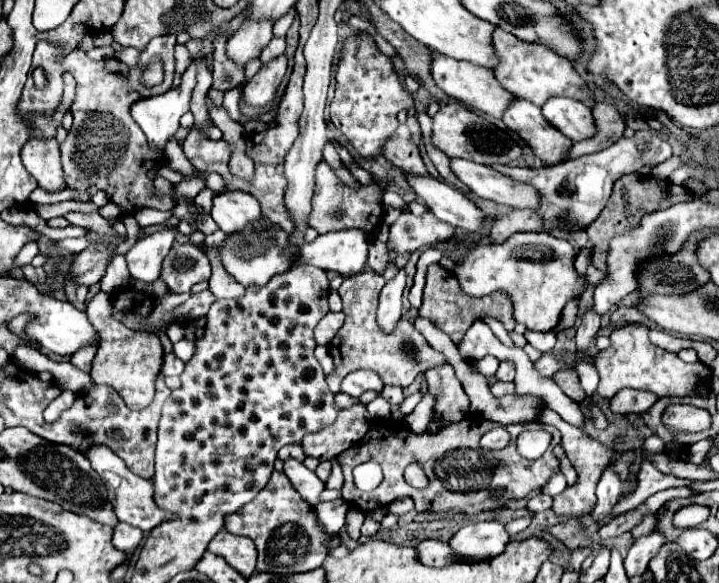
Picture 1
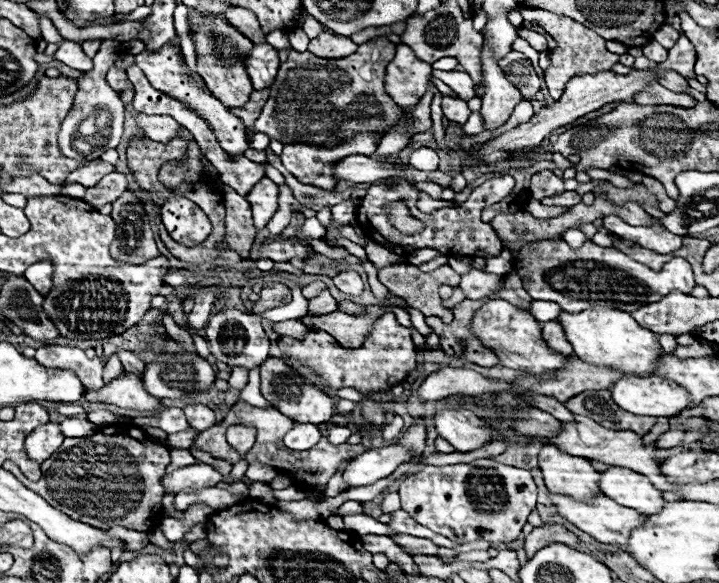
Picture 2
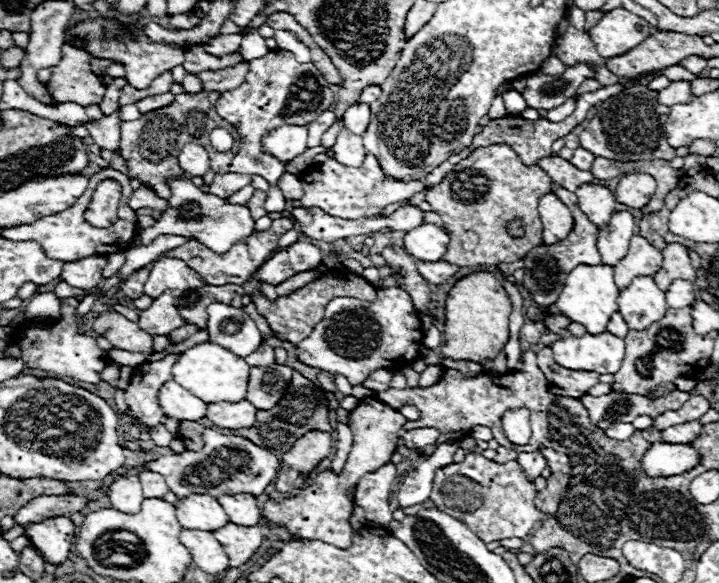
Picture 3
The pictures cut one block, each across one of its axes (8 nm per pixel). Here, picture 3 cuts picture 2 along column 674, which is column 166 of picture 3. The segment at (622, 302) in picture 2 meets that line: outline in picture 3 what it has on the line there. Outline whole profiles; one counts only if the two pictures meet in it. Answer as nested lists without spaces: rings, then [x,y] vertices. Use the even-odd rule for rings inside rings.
[[[162,256],[160,260],[154,262],[154,268],[144,284],[144,294],[156,298],[160,296],[162,292],[166,290],[172,290],[174,294],[174,302],[176,302],[176,308],[180,312],[180,316],[184,318],[186,324],[196,324],[200,330],[206,328],[206,320],[208,320],[208,314],[206,314],[206,308],[214,302],[220,302],[220,304],[232,304],[234,308],[240,308],[242,302],[240,298],[246,294],[242,286],[236,286],[236,284],[228,284],[228,286],[210,286],[206,284],[196,272],[192,272],[182,260],[178,258],[166,258]]]

